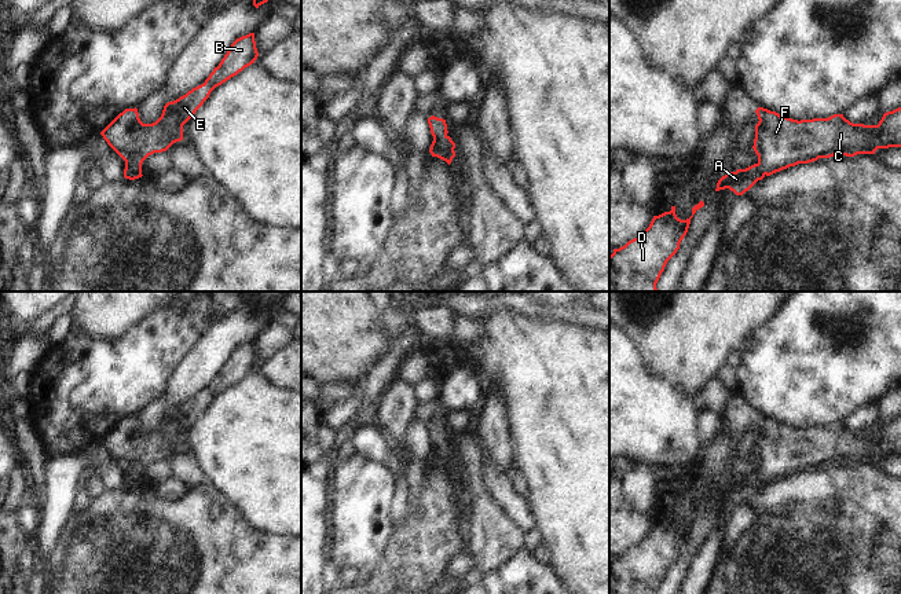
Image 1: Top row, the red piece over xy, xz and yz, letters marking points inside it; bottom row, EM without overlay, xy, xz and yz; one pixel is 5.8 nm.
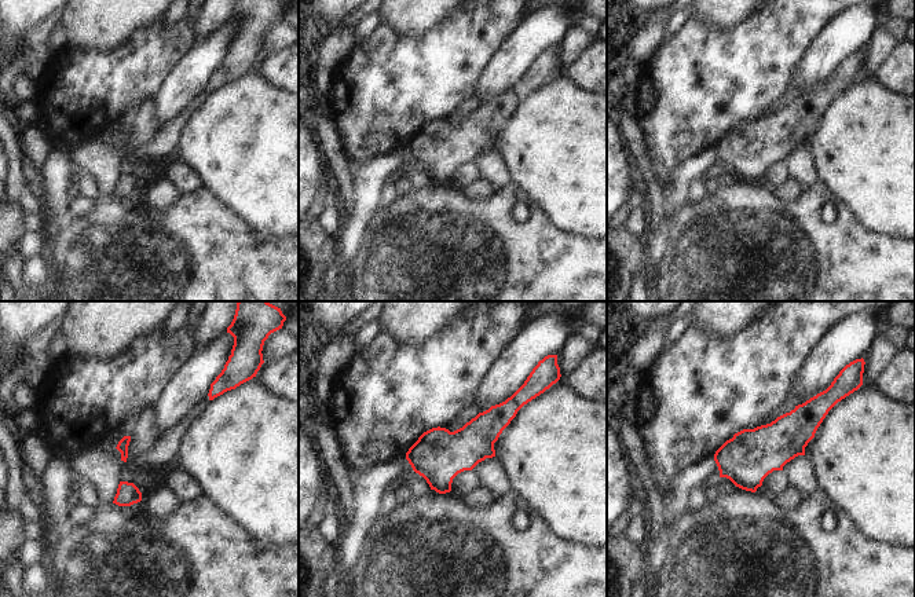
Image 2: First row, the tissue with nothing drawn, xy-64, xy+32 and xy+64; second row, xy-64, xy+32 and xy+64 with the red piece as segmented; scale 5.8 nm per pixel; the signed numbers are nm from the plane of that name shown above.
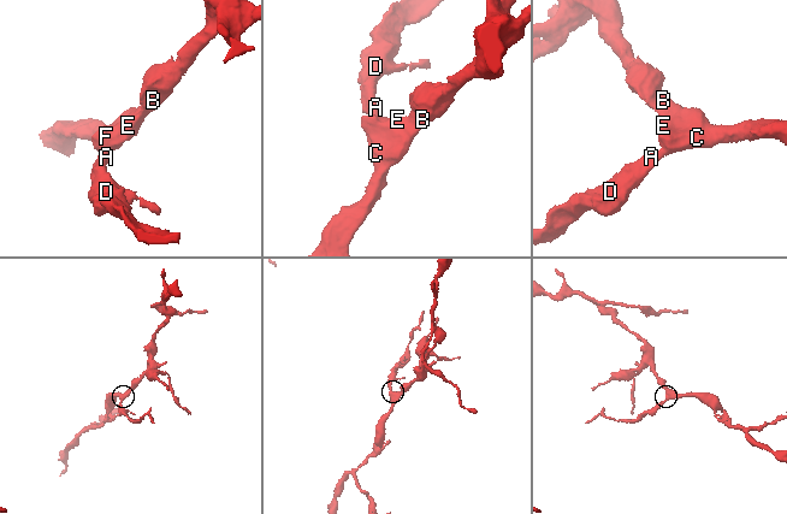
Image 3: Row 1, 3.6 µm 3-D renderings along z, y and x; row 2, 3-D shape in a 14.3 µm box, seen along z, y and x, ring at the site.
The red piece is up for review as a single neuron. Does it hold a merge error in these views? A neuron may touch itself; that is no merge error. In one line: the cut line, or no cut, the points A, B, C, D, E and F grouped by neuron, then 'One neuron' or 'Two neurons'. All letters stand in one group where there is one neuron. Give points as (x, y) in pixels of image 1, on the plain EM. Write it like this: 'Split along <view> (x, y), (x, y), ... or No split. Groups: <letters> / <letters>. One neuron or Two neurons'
No split. Groups: A B C D E F. One neuron.

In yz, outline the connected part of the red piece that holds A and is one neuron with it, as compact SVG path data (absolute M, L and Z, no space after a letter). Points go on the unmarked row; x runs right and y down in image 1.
M763 415L755 421L759 429L752 456L758 470L728 480L718 488L715 499L729 496L743 503L765 484L798 472L901 455L901 415L884 421L878 433L853 432L843 422L798 429Z

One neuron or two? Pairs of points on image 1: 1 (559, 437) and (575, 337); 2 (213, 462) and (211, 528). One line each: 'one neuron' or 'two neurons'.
1: one neuron
2: two neurons

